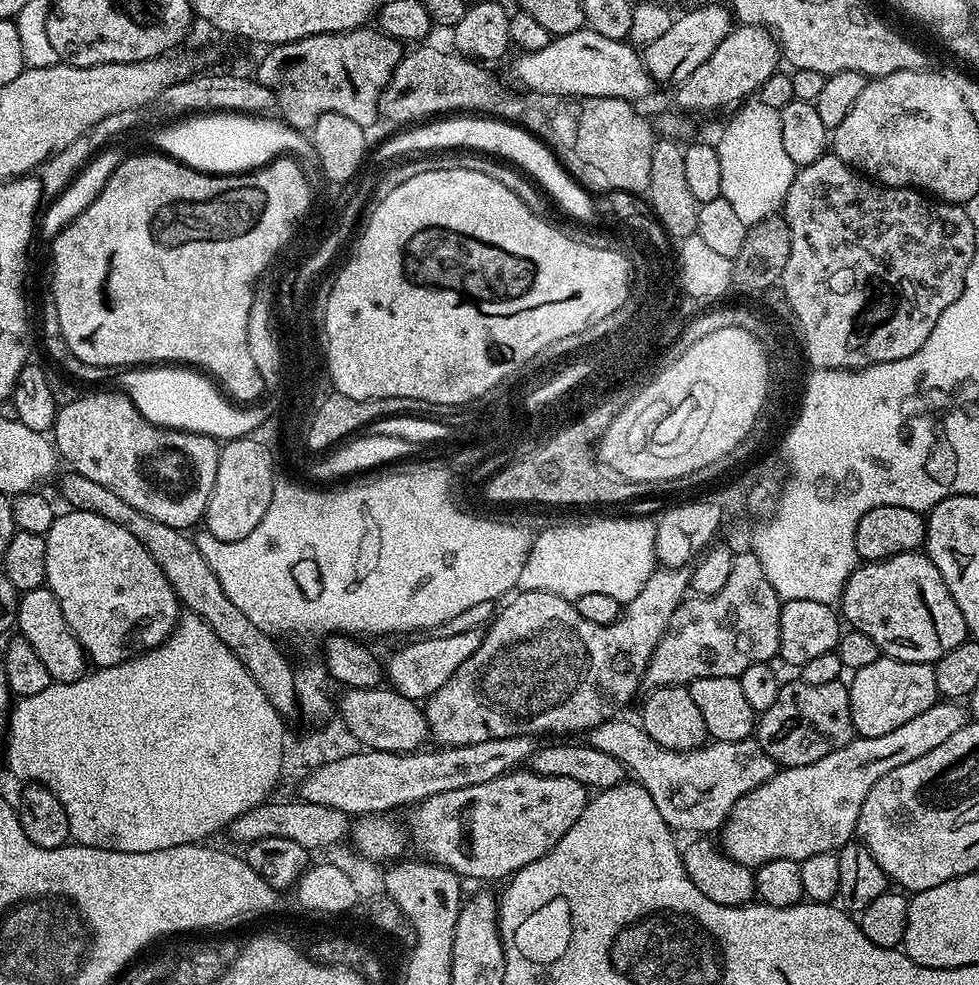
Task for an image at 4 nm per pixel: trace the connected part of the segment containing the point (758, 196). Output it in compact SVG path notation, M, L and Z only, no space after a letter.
M759 98L745 103L740 113L724 128L718 139L718 162L722 162L722 190L720 195L738 213L746 225L762 222L783 205L794 182L798 166L790 162L790 154L782 147L780 109L762 106Z

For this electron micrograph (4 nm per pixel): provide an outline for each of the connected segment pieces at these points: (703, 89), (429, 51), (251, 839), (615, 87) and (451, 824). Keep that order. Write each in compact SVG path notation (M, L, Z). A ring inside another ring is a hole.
M740 24L733 27L732 32L722 38L722 42L718 42L714 54L710 54L710 58L706 58L706 62L702 62L694 74L679 81L675 107L681 113L693 114L708 112L711 108L728 108L736 103L739 105L759 93L762 82L775 74L781 64L780 46L768 29L753 24Z
M416 46L413 52L405 51L392 71L388 85L380 95L380 116L393 120L398 126L408 126L425 118L441 114L488 114L500 100L504 88L496 76L487 72L487 67L477 61L457 54L443 52L440 48Z
M299 798L288 800L285 804L265 802L246 810L234 822L228 825L226 832L237 840L241 846L258 842L262 838L290 838L298 846L315 850L315 848L332 848L340 839L350 832L350 817L347 812L334 810L330 806L318 806Z
M585 26L578 32L553 38L542 50L520 52L512 64L512 76L524 88L537 92L540 96L560 96L556 98L583 98L597 96L598 98L618 98L629 102L641 102L652 92L654 78L644 65L641 53L631 43L605 38L604 35L592 31Z
M513 770L494 778L490 782L486 782L482 786L466 786L462 790L446 790L446 794L434 794L430 798L421 800L416 812L412 816L412 832L416 835L418 843L424 847L423 855L431 860L434 864L441 864L444 868L450 868L457 876L467 878L473 876L476 880L500 880L511 877L513 872L524 868L530 862L534 862L538 858L542 858L550 851L566 834L566 830L570 830L570 826L574 826L574 822L578 822L578 818L582 814L585 804L590 799L590 792L585 785L574 782L574 778L554 778L553 776L540 776L537 772L531 770Z

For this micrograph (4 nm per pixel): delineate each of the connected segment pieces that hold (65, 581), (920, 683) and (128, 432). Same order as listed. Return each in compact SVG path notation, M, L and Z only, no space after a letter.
M68 510L65 513L65 516L64 513L57 515L56 521L50 526L46 537L46 586L52 591L54 598L58 598L58 606L62 606L62 614L66 618L70 630L76 635L80 645L84 647L89 661L96 668L109 668L128 660L131 656L139 656L141 652L149 652L152 648L158 647L176 629L176 622L182 615L182 605L177 600L176 592L170 586L166 574L162 574L158 562L154 562L154 558L148 553L146 546L142 546L142 542L138 542L138 538L134 538L134 534L122 530L122 526L114 526L114 522L110 522L107 518L98 518L98 514L75 510Z
M881 655L879 660L870 662L870 666L855 669L851 676L848 684L850 718L857 737L885 735L928 710L938 700L931 664L906 662Z
M120 390L81 394L76 402L59 409L54 447L68 459L73 473L112 490L134 510L181 530L204 519L214 478L218 478L221 449L215 439L201 433L152 424Z

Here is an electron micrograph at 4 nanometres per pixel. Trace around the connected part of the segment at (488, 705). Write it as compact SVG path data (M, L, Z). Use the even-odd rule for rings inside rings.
M657 567L650 574L649 581L639 591L638 596L626 604L618 619L609 624L589 622L587 618L582 618L582 614L578 614L573 601L564 600L553 593L517 591L511 597L513 600L504 609L501 607L495 619L487 625L486 631L480 639L478 650L474 650L474 654L470 654L470 658L466 658L466 662L462 662L462 666L458 666L458 670L454 670L454 678L450 678L450 682L446 682L446 686L442 686L442 690L438 690L434 695L428 697L423 705L429 737L433 741L436 739L435 743L437 745L446 748L457 748L458 746L470 746L478 742L490 742L494 738L510 738L511 736L536 738L539 737L539 732L580 732L582 734L590 728L597 728L603 720L613 719L619 713L616 711L619 708L626 707L631 702L632 695L638 690L641 691L646 666L650 662L654 650L660 646L660 639L674 614L674 610L686 599L686 593L689 591L689 575L690 572L687 567Z

